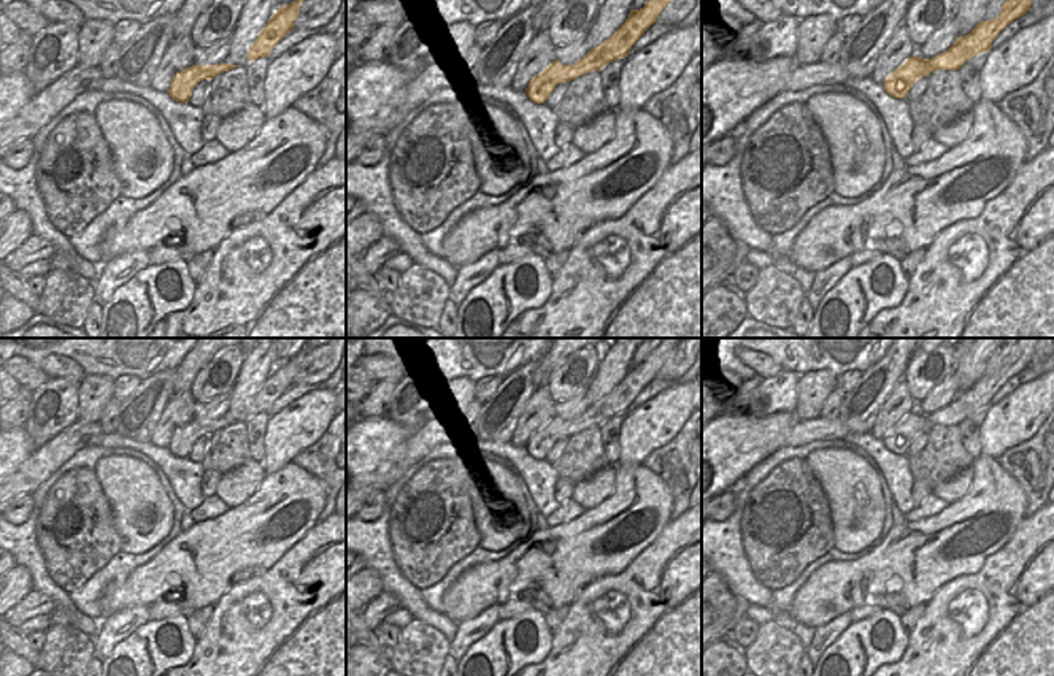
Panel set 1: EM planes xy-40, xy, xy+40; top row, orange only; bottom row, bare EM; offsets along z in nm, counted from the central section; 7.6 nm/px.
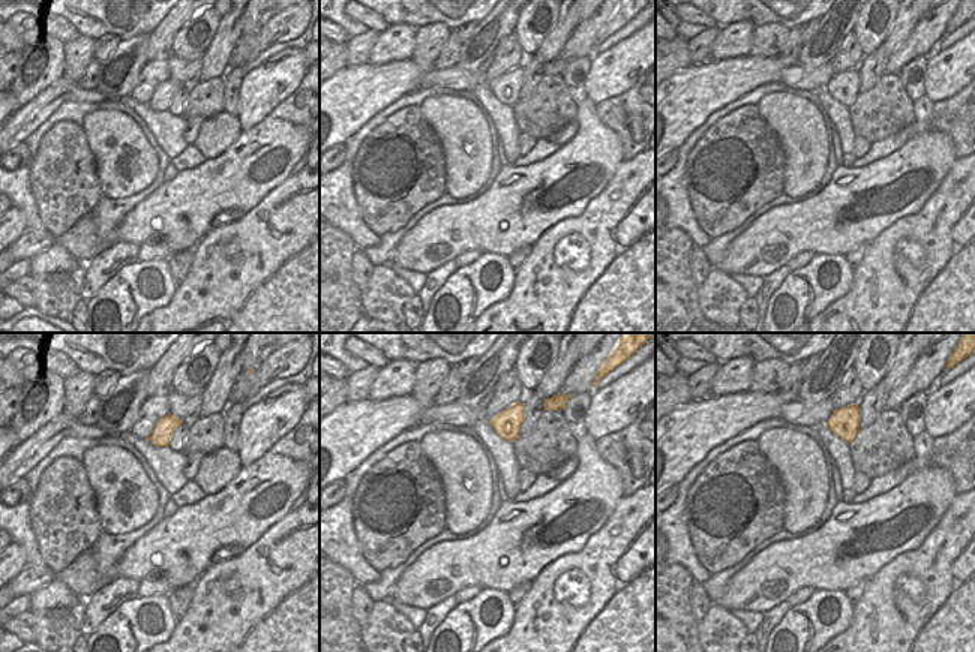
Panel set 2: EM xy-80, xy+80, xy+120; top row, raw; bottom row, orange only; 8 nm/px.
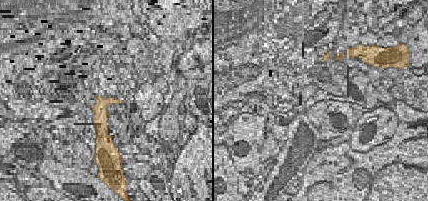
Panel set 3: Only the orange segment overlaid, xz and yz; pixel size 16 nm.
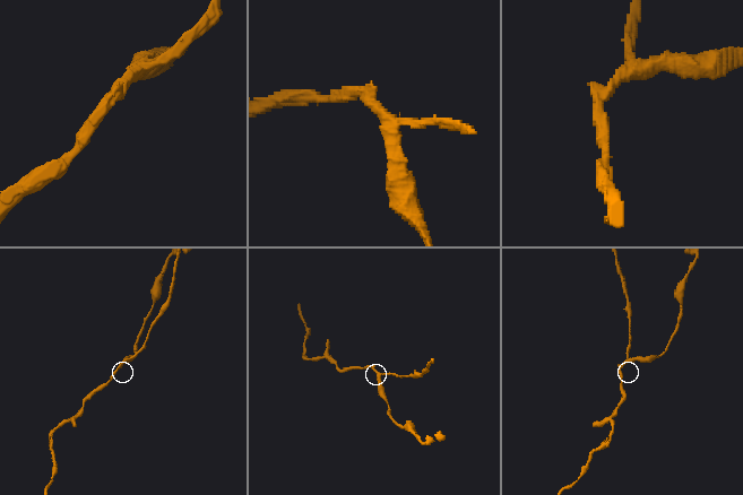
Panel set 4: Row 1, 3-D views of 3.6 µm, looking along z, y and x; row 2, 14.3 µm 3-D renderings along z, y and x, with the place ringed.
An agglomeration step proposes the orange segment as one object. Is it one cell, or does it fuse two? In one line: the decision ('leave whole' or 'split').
leave whole

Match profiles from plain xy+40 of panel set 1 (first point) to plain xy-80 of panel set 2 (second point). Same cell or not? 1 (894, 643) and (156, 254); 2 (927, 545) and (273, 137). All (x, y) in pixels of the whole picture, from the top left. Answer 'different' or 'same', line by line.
1: different
2: same

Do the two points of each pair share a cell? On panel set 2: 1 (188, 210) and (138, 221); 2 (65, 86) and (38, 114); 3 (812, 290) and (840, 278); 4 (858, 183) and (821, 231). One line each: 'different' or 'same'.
1: same
2: same
3: same
4: same

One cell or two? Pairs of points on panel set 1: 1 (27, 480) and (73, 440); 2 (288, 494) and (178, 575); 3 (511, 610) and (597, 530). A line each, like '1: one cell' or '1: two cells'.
1: one cell
2: one cell
3: two cells

